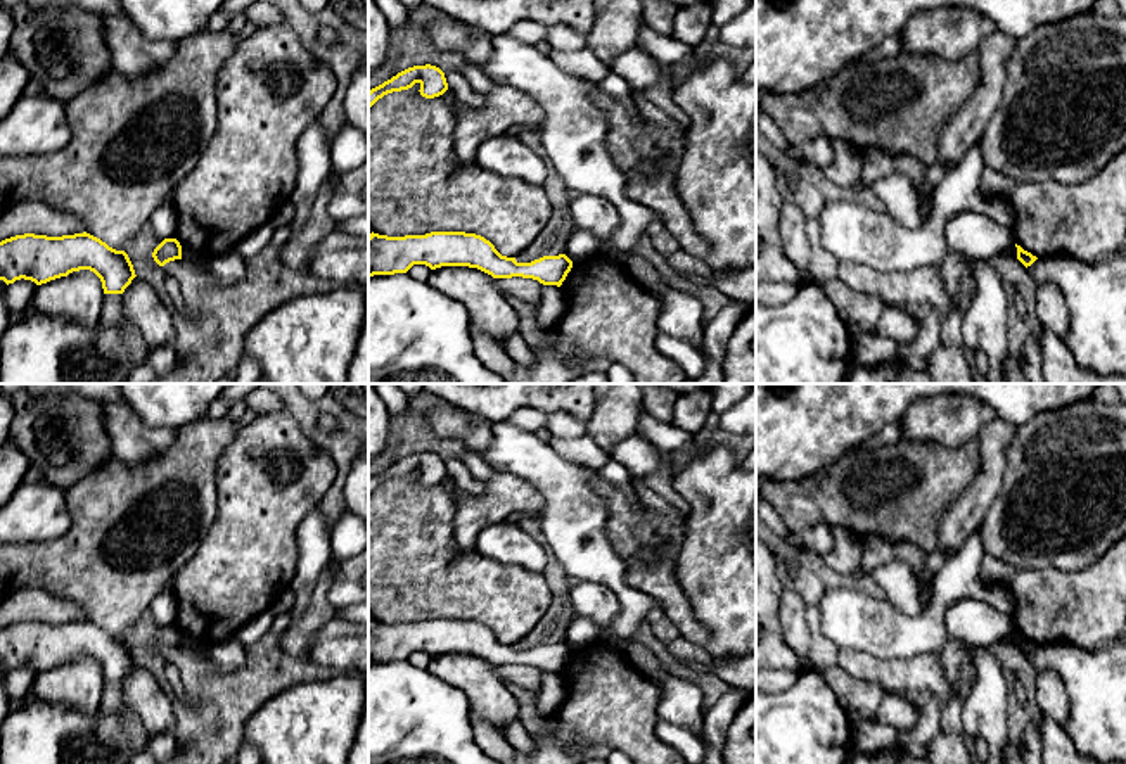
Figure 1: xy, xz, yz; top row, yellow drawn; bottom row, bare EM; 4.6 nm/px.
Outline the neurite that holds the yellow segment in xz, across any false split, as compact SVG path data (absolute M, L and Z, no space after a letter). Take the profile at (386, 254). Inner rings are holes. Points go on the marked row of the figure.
M372 232L368 235L368 277L406 273L413 264L425 264L431 270L469 266L493 278L522 277L557 287L573 268L573 261L566 254L517 263L515 258L502 256L484 237L465 232L431 232L405 237Z

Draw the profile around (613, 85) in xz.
M611 73L597 85L597 88L626 107L631 118L640 118L637 95L619 74Z

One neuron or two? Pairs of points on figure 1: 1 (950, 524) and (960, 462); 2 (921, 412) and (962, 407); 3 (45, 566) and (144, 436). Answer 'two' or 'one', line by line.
1: two
2: one
3: two

